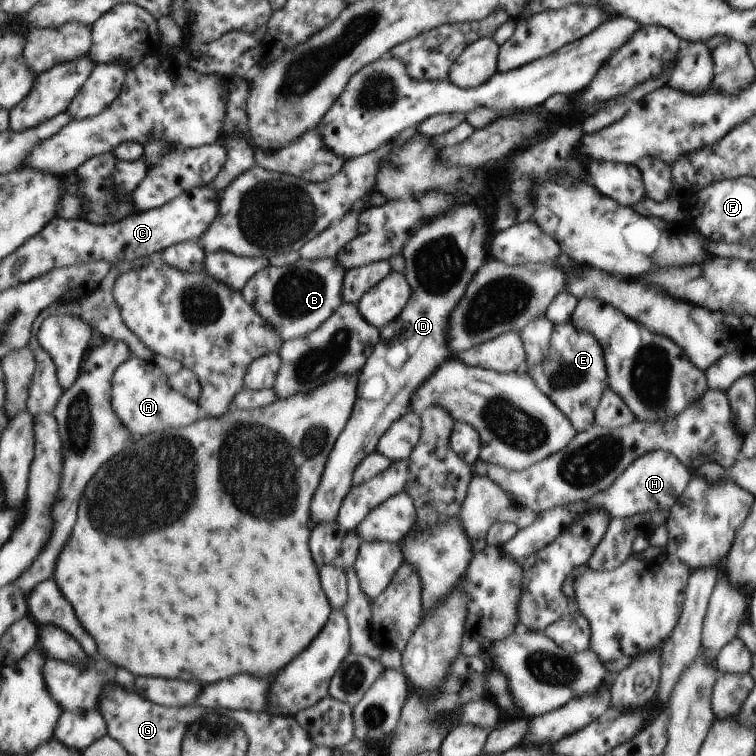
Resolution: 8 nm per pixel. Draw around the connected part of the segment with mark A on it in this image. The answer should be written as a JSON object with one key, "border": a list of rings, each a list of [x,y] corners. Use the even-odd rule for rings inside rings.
{"border":[[[129,356],[112,374],[111,408],[123,425],[134,434],[134,440],[138,440],[142,434],[152,434],[170,426],[187,426],[197,420],[198,403],[175,392],[167,378],[152,360],[146,361],[136,356]]]}

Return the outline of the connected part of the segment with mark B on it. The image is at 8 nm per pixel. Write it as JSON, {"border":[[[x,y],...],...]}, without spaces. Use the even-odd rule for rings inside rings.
{"border":[[[337,258],[300,259],[289,266],[269,265],[256,272],[241,290],[243,298],[279,332],[283,341],[288,341],[319,329],[339,309],[345,277],[346,270]]]}

